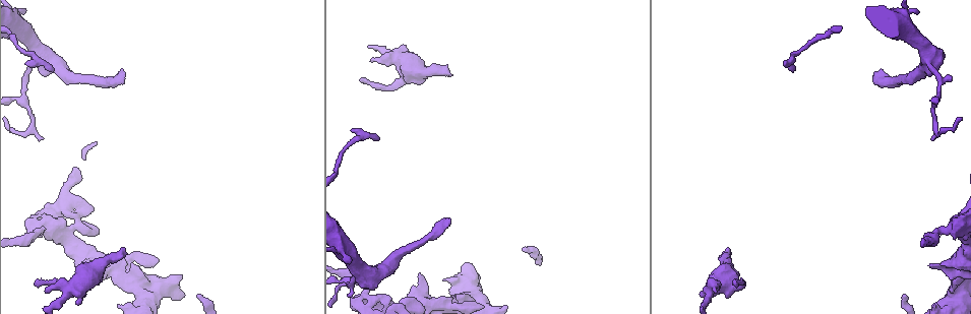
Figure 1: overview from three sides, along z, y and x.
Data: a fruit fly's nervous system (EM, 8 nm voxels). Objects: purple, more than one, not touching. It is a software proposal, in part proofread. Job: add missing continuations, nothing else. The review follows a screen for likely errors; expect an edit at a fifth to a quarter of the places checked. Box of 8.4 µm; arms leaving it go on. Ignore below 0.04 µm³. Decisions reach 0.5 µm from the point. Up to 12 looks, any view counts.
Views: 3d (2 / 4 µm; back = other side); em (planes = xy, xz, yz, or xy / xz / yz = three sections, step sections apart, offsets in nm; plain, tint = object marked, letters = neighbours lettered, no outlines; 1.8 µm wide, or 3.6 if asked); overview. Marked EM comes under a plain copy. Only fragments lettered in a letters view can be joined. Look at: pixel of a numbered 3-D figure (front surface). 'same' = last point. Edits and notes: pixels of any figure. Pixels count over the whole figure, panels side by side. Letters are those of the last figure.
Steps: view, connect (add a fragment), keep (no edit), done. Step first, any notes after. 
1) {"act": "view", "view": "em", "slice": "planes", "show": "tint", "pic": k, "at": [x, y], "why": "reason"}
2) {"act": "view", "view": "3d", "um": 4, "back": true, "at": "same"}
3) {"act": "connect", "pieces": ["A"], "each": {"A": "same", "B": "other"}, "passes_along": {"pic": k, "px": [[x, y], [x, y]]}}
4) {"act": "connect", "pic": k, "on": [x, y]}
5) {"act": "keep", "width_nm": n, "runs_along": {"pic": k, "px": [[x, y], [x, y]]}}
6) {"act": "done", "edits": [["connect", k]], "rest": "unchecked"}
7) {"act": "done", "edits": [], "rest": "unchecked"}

{"act": "view", "view": "3d", "um": 2, "back": true, "pic": 1, "at": [22, 32], "why": "sudden change in width"}

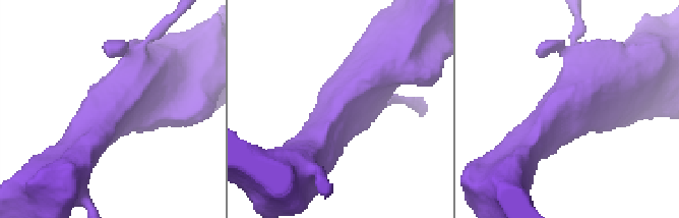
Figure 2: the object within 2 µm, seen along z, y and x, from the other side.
{"act": "view", "view": "em", "slice": "xy", "step": 4, "show": "tint", "pic": 2, "at": [340, 110]}

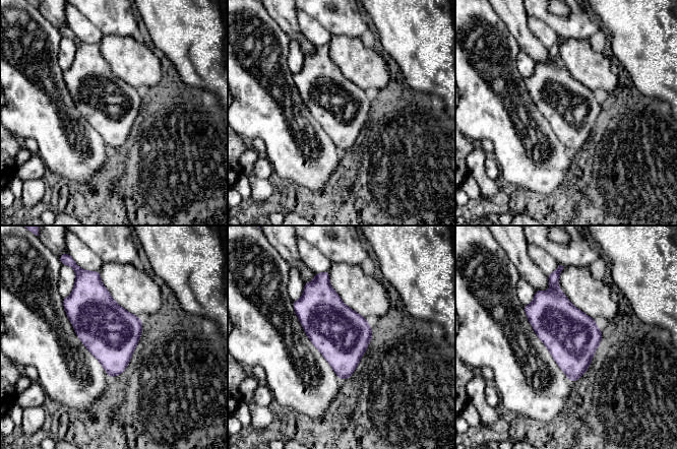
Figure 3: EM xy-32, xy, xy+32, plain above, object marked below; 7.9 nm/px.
{"act": "view", "view": "em", "slice": "planes", "show": "letters", "at": "same", "why": "another direction"}

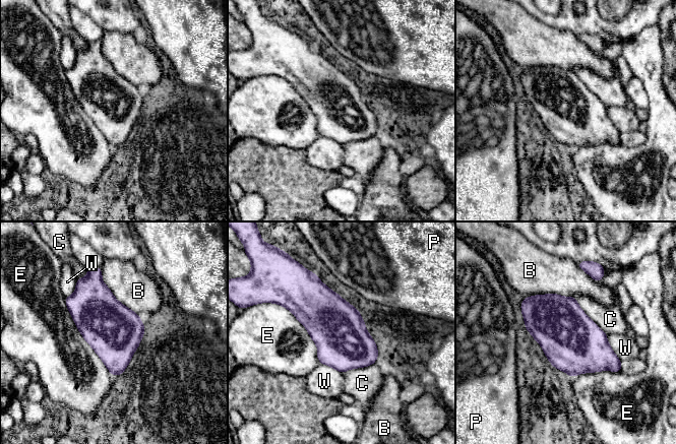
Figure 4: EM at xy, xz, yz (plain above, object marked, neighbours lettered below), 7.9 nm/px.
{"act": "keep", "each": {"B": "other", "C": "other", "E": "other", "P": "other", "W": "other"}, "border": {"pic": 4, "px": [[64, 298], [79, 333], [113, 376]]}, "found": "none of them fits"}

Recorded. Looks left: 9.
{"act": "view", "view": "3d", "um": 2, "pic": 1, "at": [876, 73], "why": "branch stops here"}

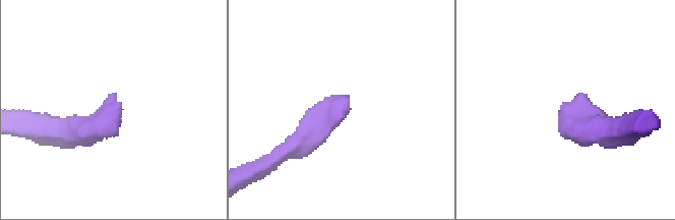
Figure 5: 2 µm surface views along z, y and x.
{"act": "view", "view": "em", "slice": "planes", "show": "letters", "pic": 5, "at": [119, 103]}

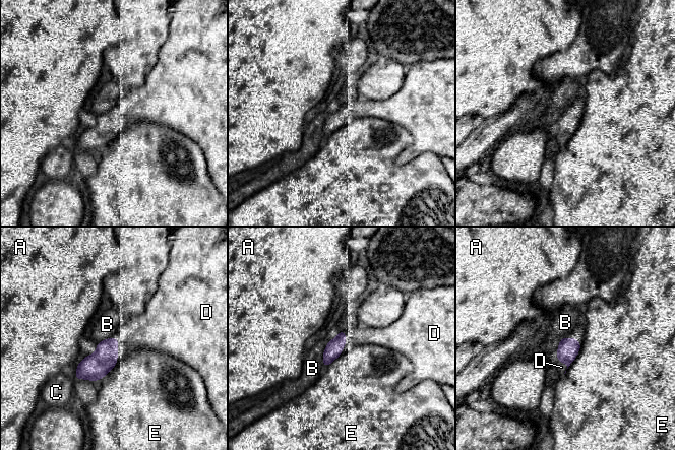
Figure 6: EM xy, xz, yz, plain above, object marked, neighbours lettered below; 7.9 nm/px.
{"act": "connect", "pieces": ["D"], "longest_contact_nm": ["B", 320], "each": {"A": "other", "B": "other", "C": "other", "D": "same", "E": "other"}, "found": "the cell continues"}

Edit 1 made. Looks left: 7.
{"act": "view", "view": "3d", "um": 4, "pic": 1, "at": [141, 282], "why": "three arms meet"}

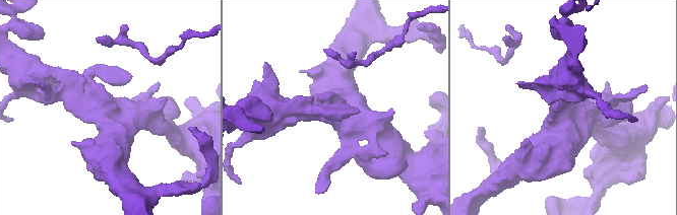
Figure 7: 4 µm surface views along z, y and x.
{"act": "view", "view": "em", "um": 3.6, "slice": "xy", "step": 16, "show": "letters", "pic": 7, "at": [105, 108]}

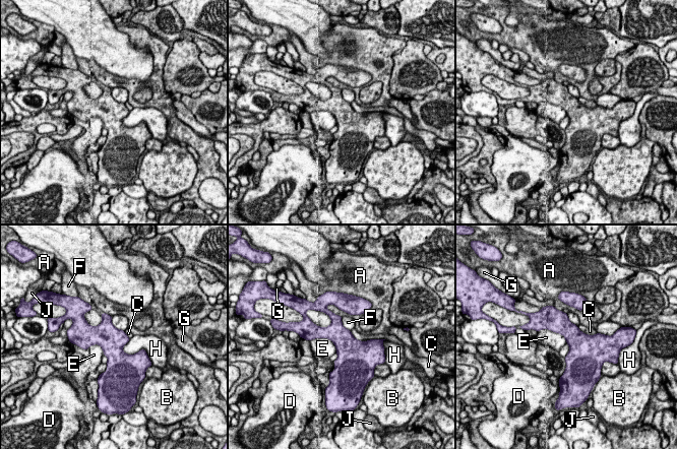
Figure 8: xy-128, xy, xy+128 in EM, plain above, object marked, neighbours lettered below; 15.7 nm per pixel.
{"act": "view", "view": "em", "um": 3.6, "slice": "planes", "show": "letters", "at": "same"}

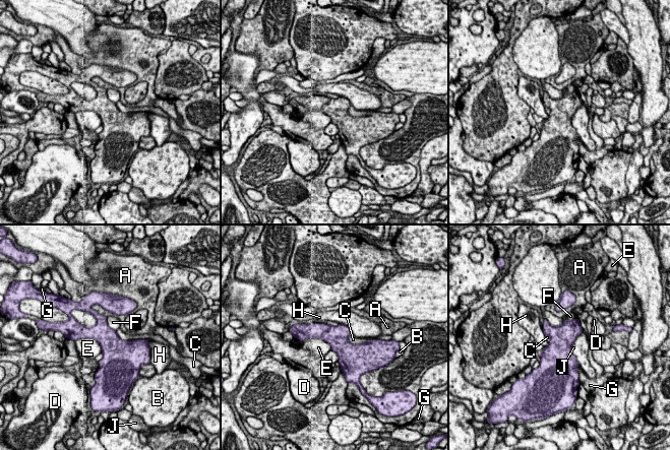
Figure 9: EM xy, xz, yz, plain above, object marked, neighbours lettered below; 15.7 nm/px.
{"act": "keep", "width_nm": 360, "each": {"A": "other", "B": "other", "C": "other", "D": "other", "E": "other", "F": "other", "G": "other", "H": "other", "J": "other"}, "border": {"pic": 9, "px": [[74, 340], [94, 338], [102, 351]]}, "found": "none of them fits"}

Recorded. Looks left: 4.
{"act": "view", "view": "em", "slice": "xz", "step": 16, "show": "tint", "pic": 1, "at": [124, 256]}

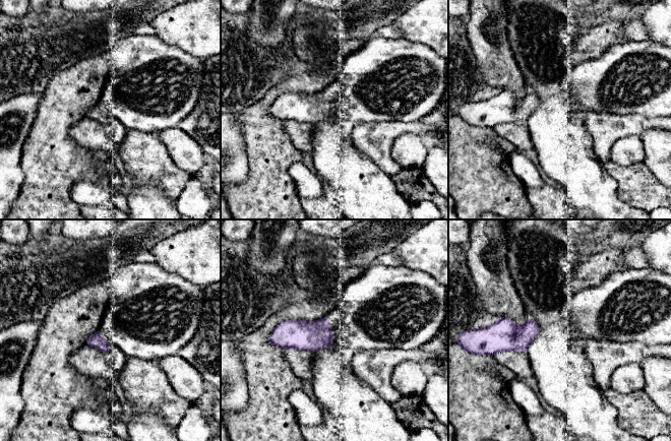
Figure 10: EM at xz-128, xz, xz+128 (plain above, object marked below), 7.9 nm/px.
{"act": "view", "view": "em", "slice": "xz", "step": 16, "show": "letters", "at": "same", "why": "see the neighbours"}

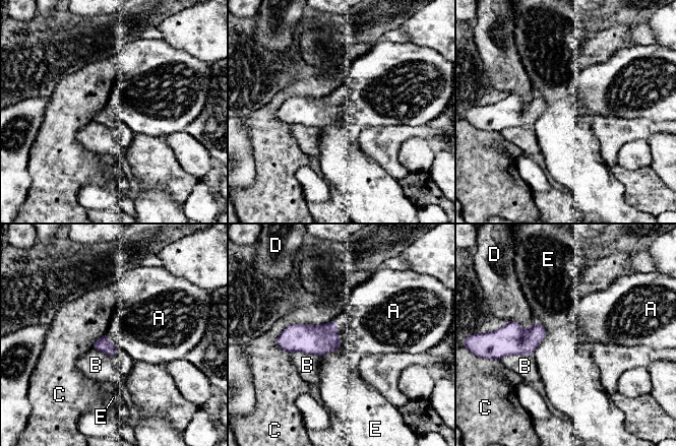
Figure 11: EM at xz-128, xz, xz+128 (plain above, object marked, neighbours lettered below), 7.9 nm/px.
{"act": "connect", "pieces": ["A"], "each": {"A": "same", "B": "other", "C": "other", "D": "other", "E": "other"}, "found": "the cell continues"}

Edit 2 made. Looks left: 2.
{"act": "view", "view": "em", "um": 3.6, "slice": "planes", "show": "letters", "pic": 1, "at": [42, 230], "why": "sharp bend"}

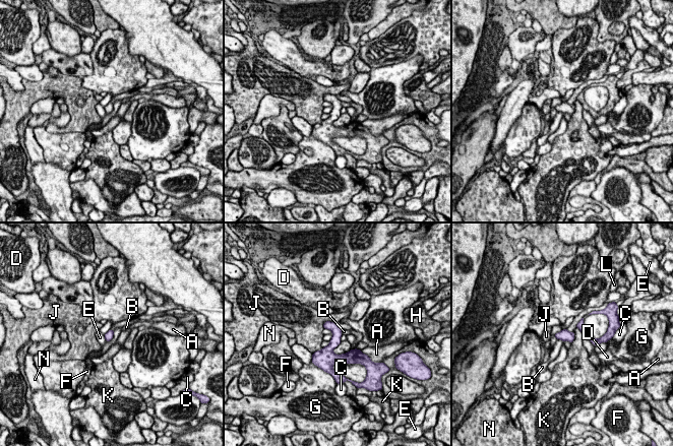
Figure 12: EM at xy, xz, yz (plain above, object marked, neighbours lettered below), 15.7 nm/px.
{"act": "keep", "each": {"A": "other", "B": "other", "C": "other", "D": "other", "E": "other", "F": "other", "G": "other", "H": "other", "J": "other", "K": "other", "L": "other", "N": "other"}, "border": {"pic": 12, "px": [[557, 338], [563, 341]]}, "found": "no lettered fragment goes on from it"}

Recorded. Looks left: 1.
{"act": "done", "edits": [["connect", 6], ["connect", 11]], "rest": "unchecked"}

